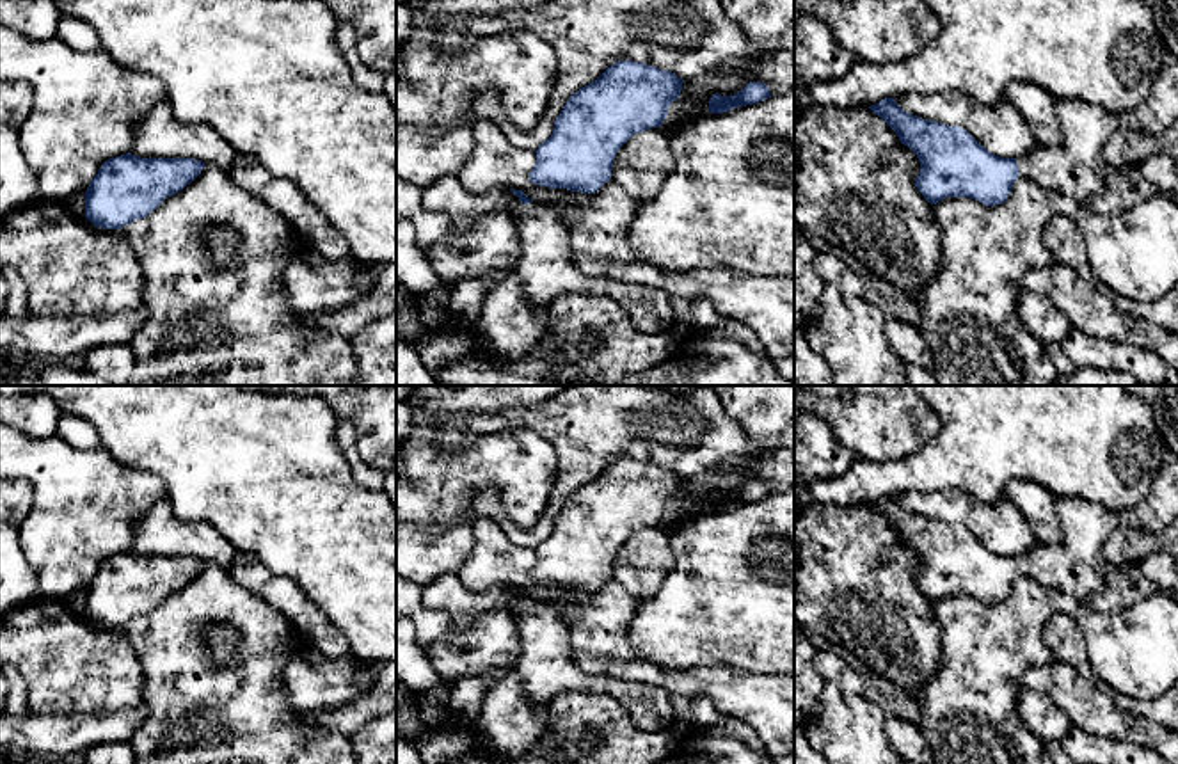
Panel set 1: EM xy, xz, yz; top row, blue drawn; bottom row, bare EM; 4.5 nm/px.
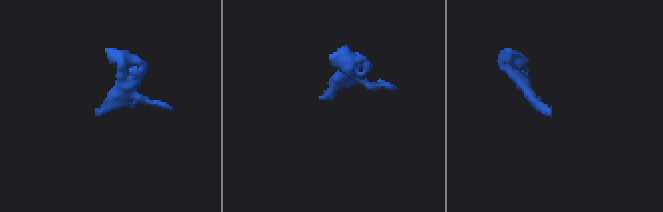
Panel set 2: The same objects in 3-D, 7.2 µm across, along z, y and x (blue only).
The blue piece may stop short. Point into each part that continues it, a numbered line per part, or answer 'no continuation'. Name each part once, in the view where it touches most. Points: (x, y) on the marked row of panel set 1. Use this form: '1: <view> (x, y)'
1: yz (1077, 167)

